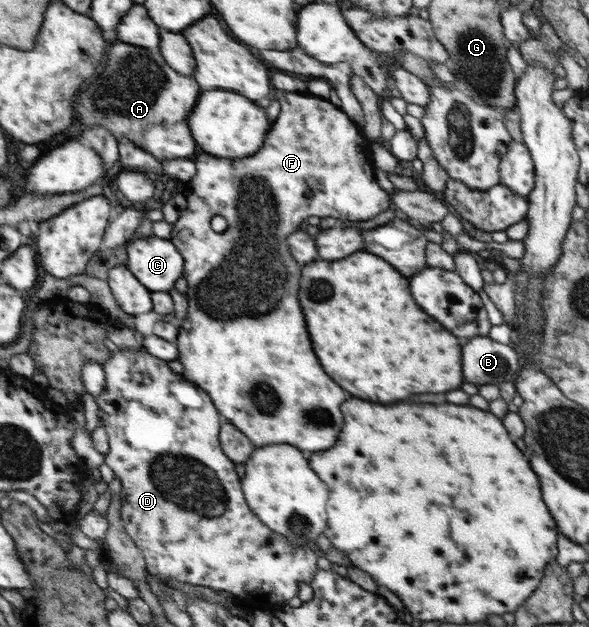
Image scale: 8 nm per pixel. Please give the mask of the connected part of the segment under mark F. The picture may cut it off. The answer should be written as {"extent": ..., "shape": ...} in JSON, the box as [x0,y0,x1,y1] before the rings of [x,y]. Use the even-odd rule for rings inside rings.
{"extent":[170,90,390,452],"shape":[[[281,90],[274,92],[274,96],[278,100],[280,114],[274,120],[274,128],[270,128],[260,152],[238,160],[238,164],[232,164],[232,160],[218,160],[208,154],[200,154],[193,162],[196,174],[188,181],[188,206],[180,220],[173,224],[170,237],[185,257],[189,290],[186,295],[190,306],[176,344],[185,378],[208,394],[223,421],[234,424],[238,432],[246,432],[246,436],[250,436],[250,444],[290,444],[302,448],[302,452],[318,452],[337,442],[336,434],[342,426],[338,406],[344,402],[346,392],[322,372],[316,356],[312,354],[304,318],[296,300],[300,270],[288,256],[284,238],[298,228],[302,218],[330,216],[338,220],[370,220],[388,210],[390,200],[388,194],[376,184],[370,168],[368,140],[360,138],[358,128],[344,112],[326,99]],[[214,216],[222,216],[226,220],[224,231],[218,232],[218,228],[214,228]],[[268,314],[272,316],[274,330],[266,336],[248,336],[248,340],[252,340],[250,344],[240,344],[246,336],[220,336],[222,328],[206,328],[208,318],[224,322],[232,318],[258,318]]]}

